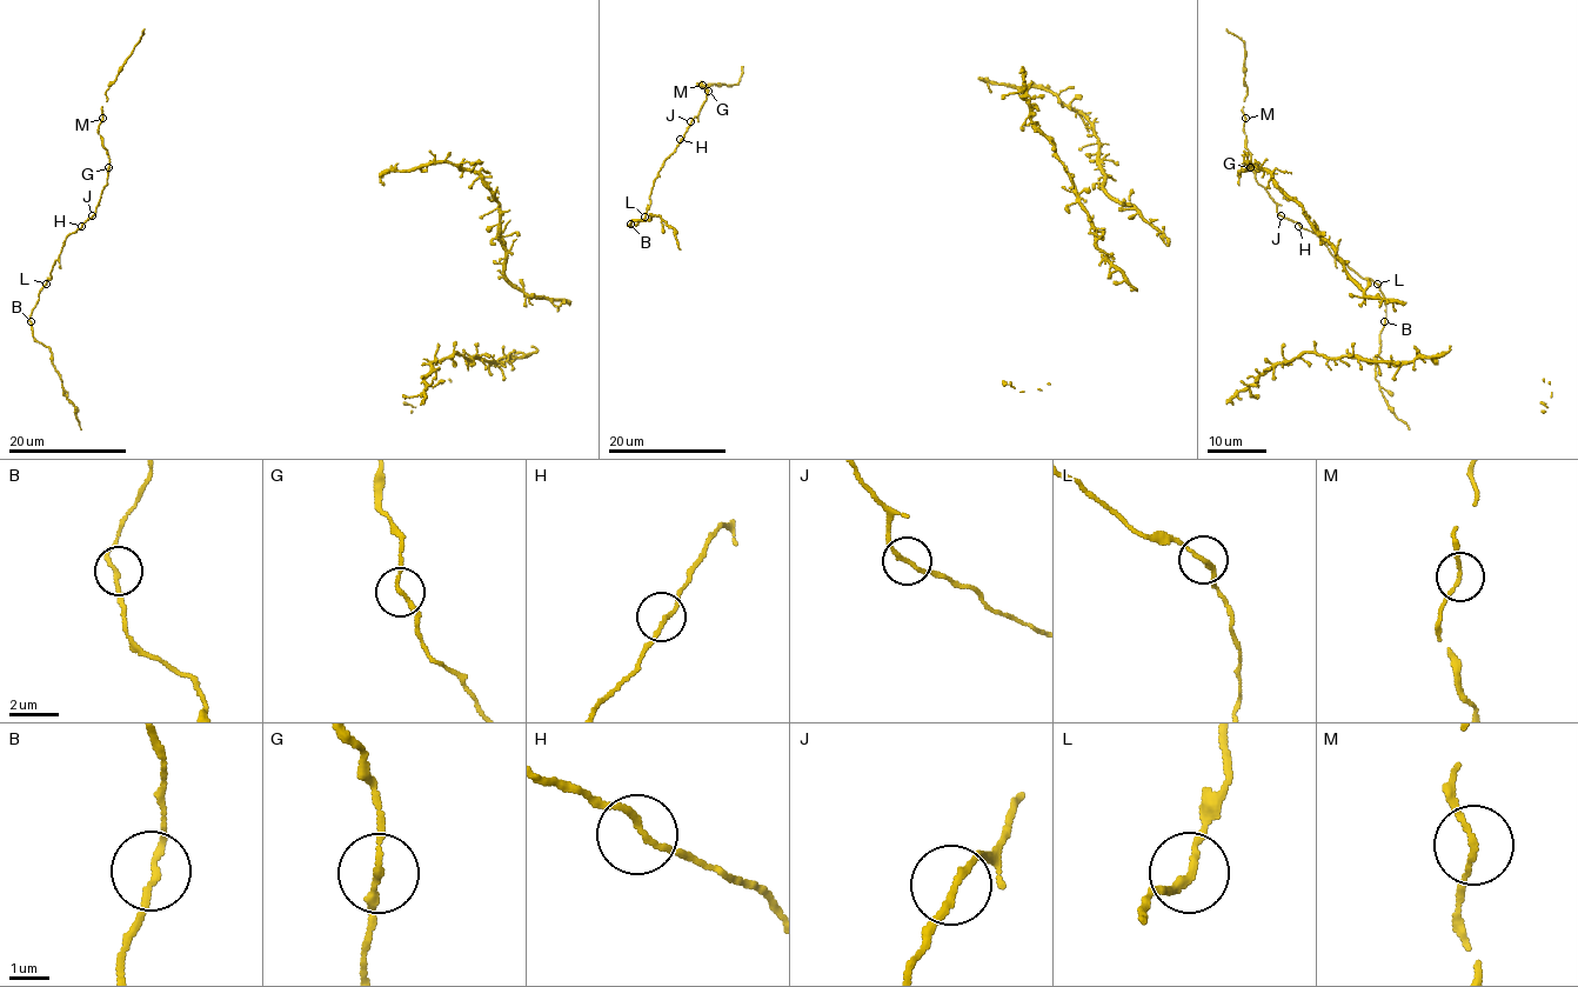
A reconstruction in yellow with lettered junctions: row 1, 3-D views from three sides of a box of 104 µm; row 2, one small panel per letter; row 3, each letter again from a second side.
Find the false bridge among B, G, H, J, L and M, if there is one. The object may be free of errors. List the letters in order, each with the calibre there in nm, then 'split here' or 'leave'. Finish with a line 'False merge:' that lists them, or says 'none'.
B: calibre 160 nm; leave
G: calibre 170 nm; leave
H: calibre 150 nm; leave
J: calibre 140 nm; leave
L: calibre 160 nm; leave
M: calibre 140 nm; leave
False merge: none

